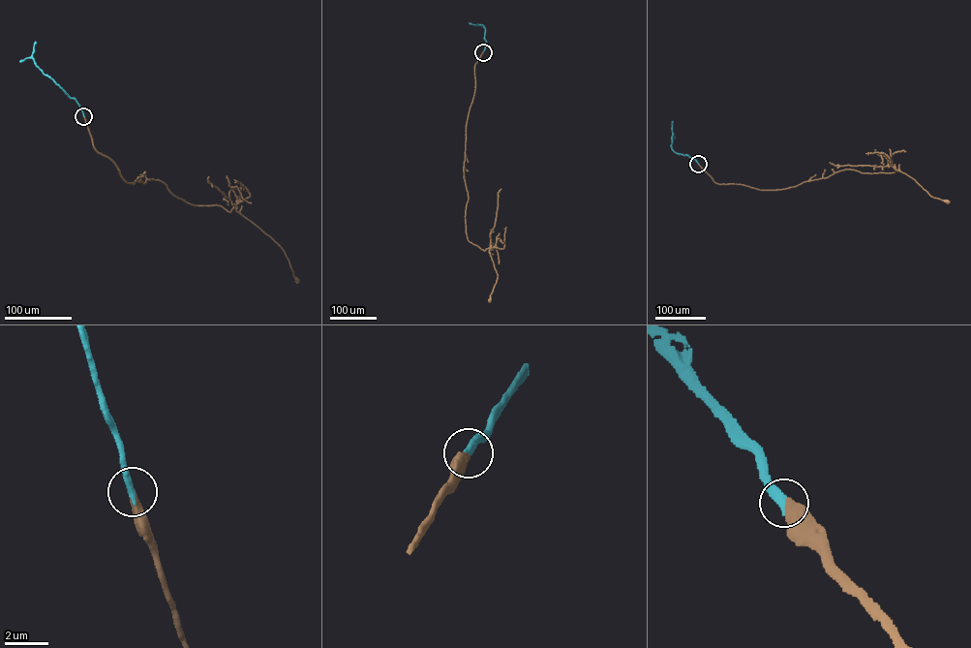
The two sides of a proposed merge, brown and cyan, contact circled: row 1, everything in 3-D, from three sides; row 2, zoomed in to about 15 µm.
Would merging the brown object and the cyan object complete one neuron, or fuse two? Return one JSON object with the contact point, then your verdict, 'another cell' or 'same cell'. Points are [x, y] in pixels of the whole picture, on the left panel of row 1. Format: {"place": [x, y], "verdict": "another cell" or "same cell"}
{"place": [83, 116], "verdict": "same cell"}

